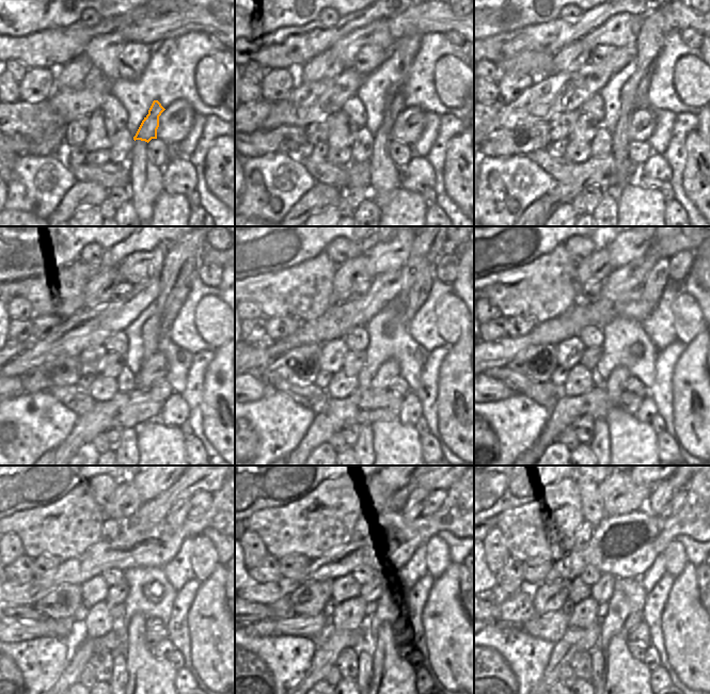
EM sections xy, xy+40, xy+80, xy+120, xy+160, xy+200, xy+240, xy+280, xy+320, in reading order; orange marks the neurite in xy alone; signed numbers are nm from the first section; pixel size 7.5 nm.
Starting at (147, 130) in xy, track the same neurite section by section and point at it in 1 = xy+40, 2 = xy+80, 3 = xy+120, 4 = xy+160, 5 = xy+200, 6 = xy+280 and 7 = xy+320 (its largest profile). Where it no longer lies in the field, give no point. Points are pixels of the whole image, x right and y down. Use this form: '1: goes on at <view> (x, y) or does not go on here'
1: goes on at xy+40 (398, 103)
2: goes on at xy+80 (642, 96)
3: goes on at xy+120 (177, 298)
4: goes on at xy+160 (412, 300)
5: goes on at xy+200 (658, 278)
6: goes on at xy+280 (413, 509)
7: goes on at xy+320 (662, 492)

